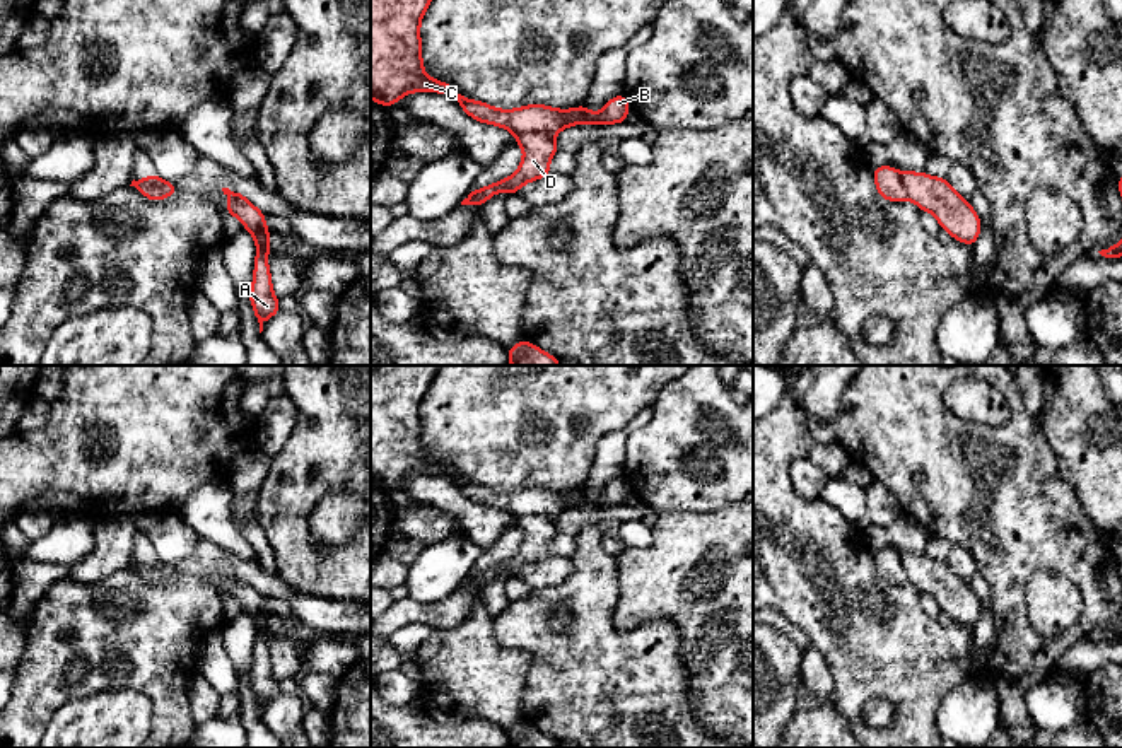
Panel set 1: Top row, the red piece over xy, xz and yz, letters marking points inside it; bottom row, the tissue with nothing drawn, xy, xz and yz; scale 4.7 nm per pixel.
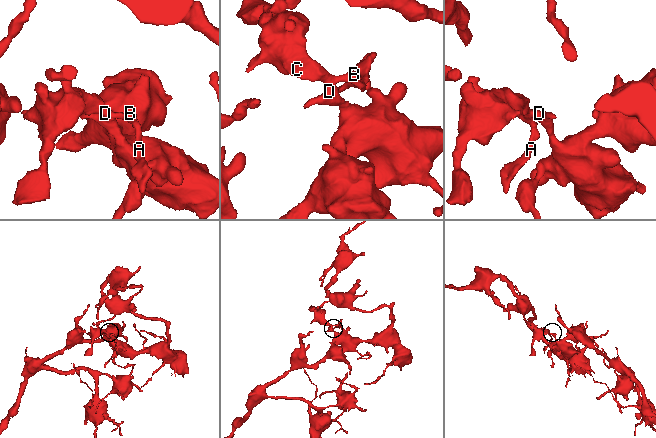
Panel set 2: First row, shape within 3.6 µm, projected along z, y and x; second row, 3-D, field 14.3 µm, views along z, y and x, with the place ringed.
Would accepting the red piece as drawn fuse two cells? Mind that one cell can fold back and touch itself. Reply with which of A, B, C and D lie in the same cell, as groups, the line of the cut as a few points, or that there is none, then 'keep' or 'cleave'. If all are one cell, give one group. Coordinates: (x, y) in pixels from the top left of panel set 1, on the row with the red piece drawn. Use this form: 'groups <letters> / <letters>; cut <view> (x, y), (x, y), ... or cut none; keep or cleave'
groups A B C / D; cut xz (518, 134), (547, 134), (552, 137); cleave

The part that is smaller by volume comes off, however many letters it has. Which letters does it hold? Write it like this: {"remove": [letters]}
{"remove": ["A", "B", "C"]}

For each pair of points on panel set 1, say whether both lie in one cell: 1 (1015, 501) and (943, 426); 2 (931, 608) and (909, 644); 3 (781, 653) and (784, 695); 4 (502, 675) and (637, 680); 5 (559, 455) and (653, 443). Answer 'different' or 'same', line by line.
1: same
2: different
3: same
4: different
5: different

